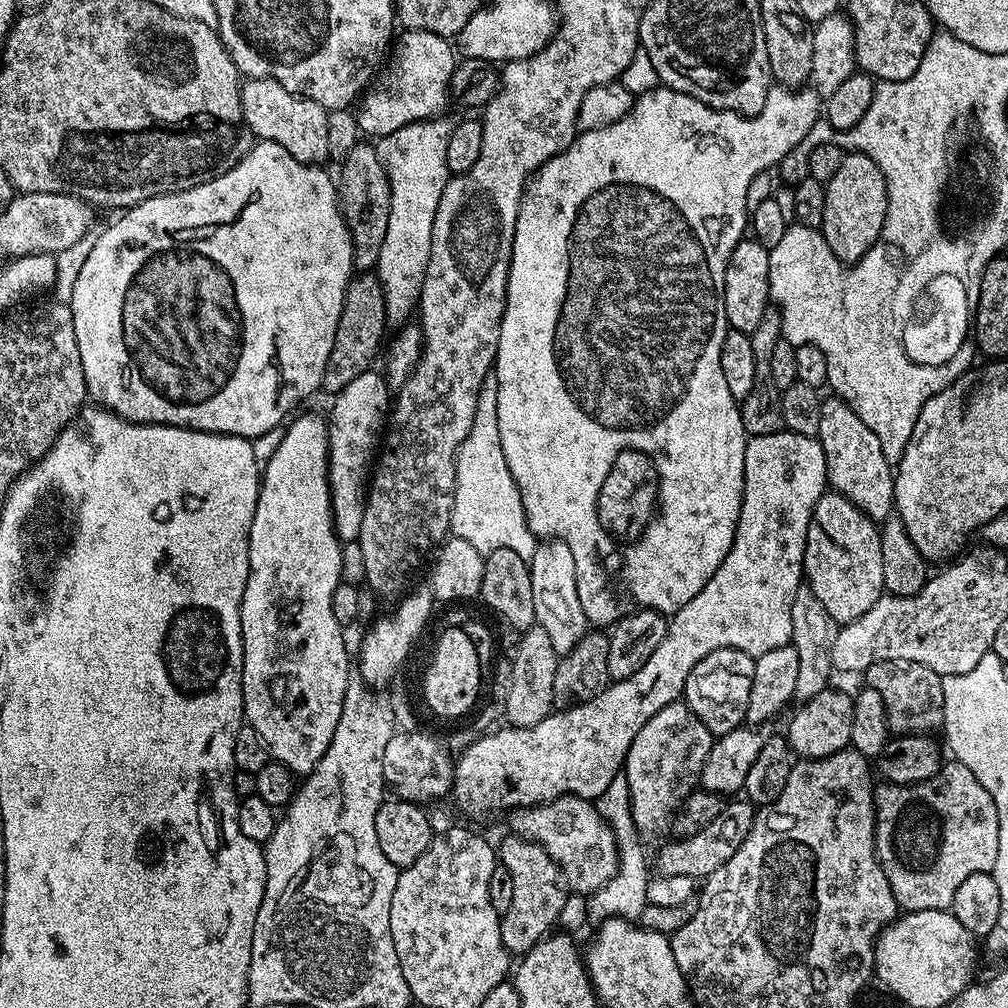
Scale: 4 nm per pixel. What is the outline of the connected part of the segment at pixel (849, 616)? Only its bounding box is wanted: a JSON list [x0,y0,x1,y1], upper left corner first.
[804,490,885,626]

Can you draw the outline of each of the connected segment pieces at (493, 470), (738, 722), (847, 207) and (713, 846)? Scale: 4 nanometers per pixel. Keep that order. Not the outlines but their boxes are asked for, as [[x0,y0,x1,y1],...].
[[450,386,538,562],[683,648,755,737],[822,151,886,266],[655,799,757,878]]

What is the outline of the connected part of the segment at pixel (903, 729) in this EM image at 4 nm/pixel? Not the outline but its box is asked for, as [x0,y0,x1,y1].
[862,660,943,737]

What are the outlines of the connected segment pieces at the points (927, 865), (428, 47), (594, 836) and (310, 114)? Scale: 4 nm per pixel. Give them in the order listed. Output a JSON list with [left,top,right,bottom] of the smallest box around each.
[[875,762,998,912],[354,28,458,138],[507,796,620,894],[240,79,330,165]]

